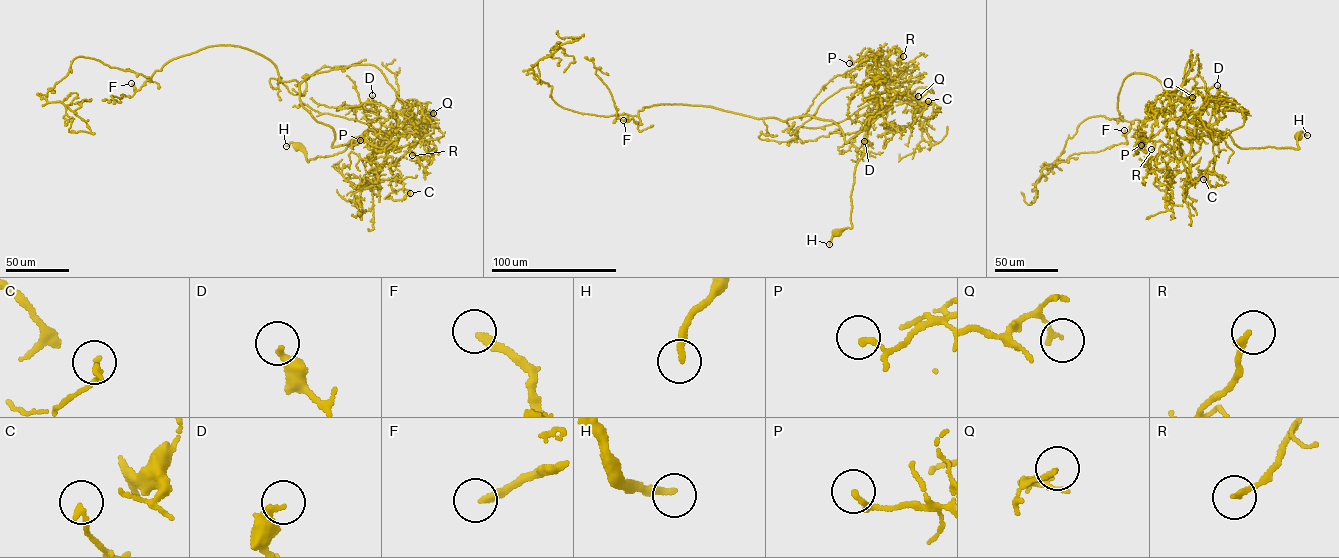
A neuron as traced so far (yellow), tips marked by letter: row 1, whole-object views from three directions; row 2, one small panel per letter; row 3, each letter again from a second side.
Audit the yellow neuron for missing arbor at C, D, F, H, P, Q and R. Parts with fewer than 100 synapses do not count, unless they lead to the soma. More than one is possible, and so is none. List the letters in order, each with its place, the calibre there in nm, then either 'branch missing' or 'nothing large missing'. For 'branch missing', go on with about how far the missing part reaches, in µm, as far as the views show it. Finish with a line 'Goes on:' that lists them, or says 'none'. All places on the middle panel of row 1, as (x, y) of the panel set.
C: (928, 101) | 200 nm | nothing large missing
D: (864, 141) | 280 nm | nothing large missing
F: (623, 120) | 260 nm | branch missing | 100 µm
H: (829, 244) | 260 nm | nothing large missing
P: (849, 63) | 120 nm | nothing large missing
Q: (918, 96) | 160 nm | nothing large missing
R: (903, 56) | 200 nm | nothing large missing
Goes on: F

